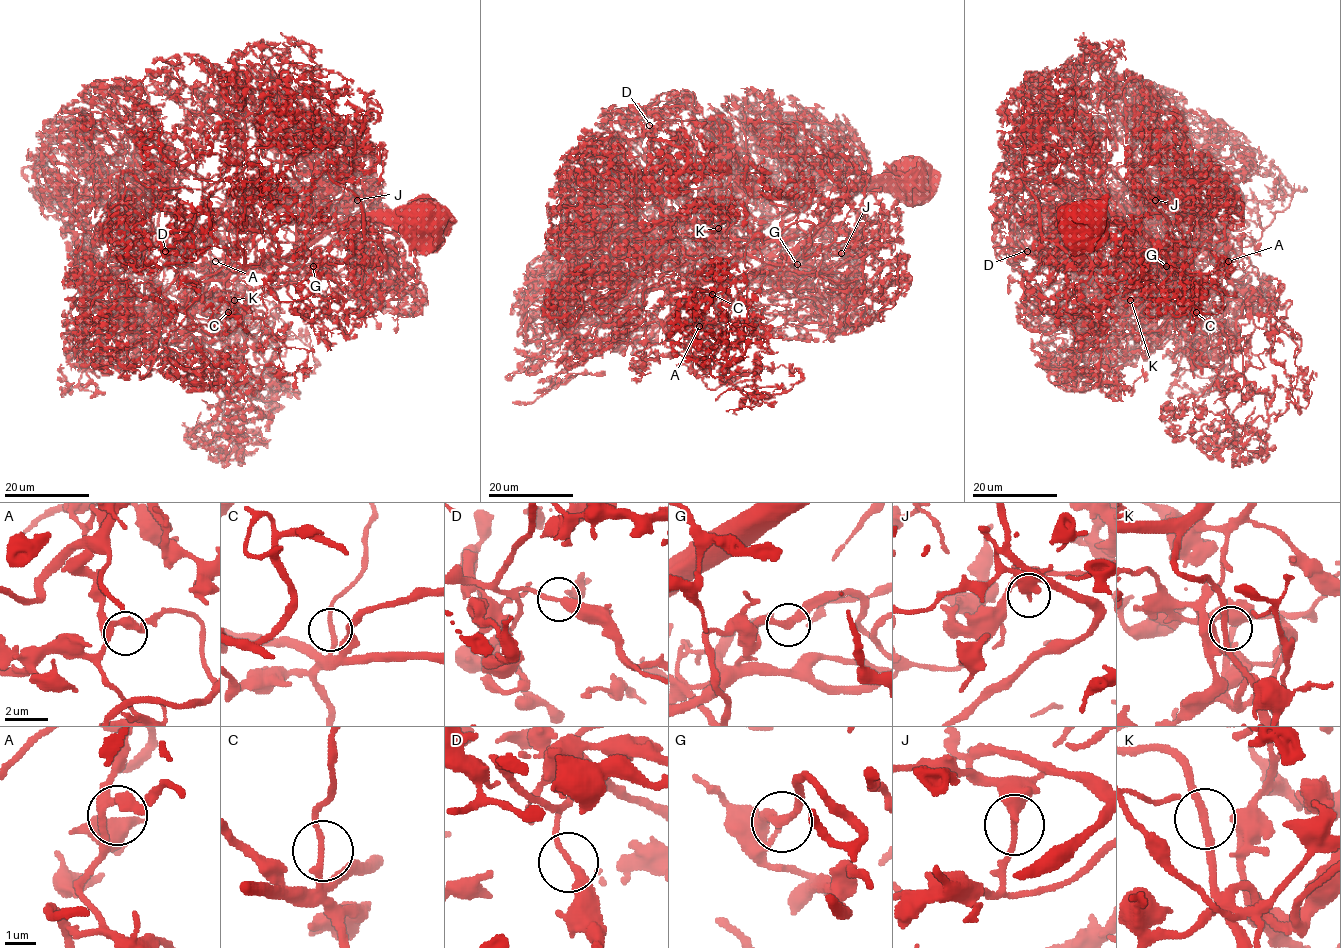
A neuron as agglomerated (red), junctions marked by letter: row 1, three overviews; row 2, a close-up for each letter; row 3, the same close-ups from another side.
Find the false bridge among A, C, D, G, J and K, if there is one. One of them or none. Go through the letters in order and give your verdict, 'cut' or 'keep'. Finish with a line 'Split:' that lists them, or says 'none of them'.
A: keep
C: keep
D: keep
G: keep
J: keep
K: keep
Split: none of them

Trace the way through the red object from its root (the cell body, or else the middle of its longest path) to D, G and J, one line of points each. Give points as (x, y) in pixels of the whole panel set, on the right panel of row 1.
D: (1087, 217), (1132, 225), (1181, 266), (1104, 249), (1083, 208), (1026, 202), (1026, 251)
G: (1087, 217), (1132, 225), (1170, 264), (1181, 266), (1175, 272), (1158, 272), (1166, 281), (1166, 266)
J: (1087, 217), (1132, 225), (1181, 266), (1158, 272), (1170, 281), (1187, 251), (1183, 236), (1149, 200), (1155, 200)

